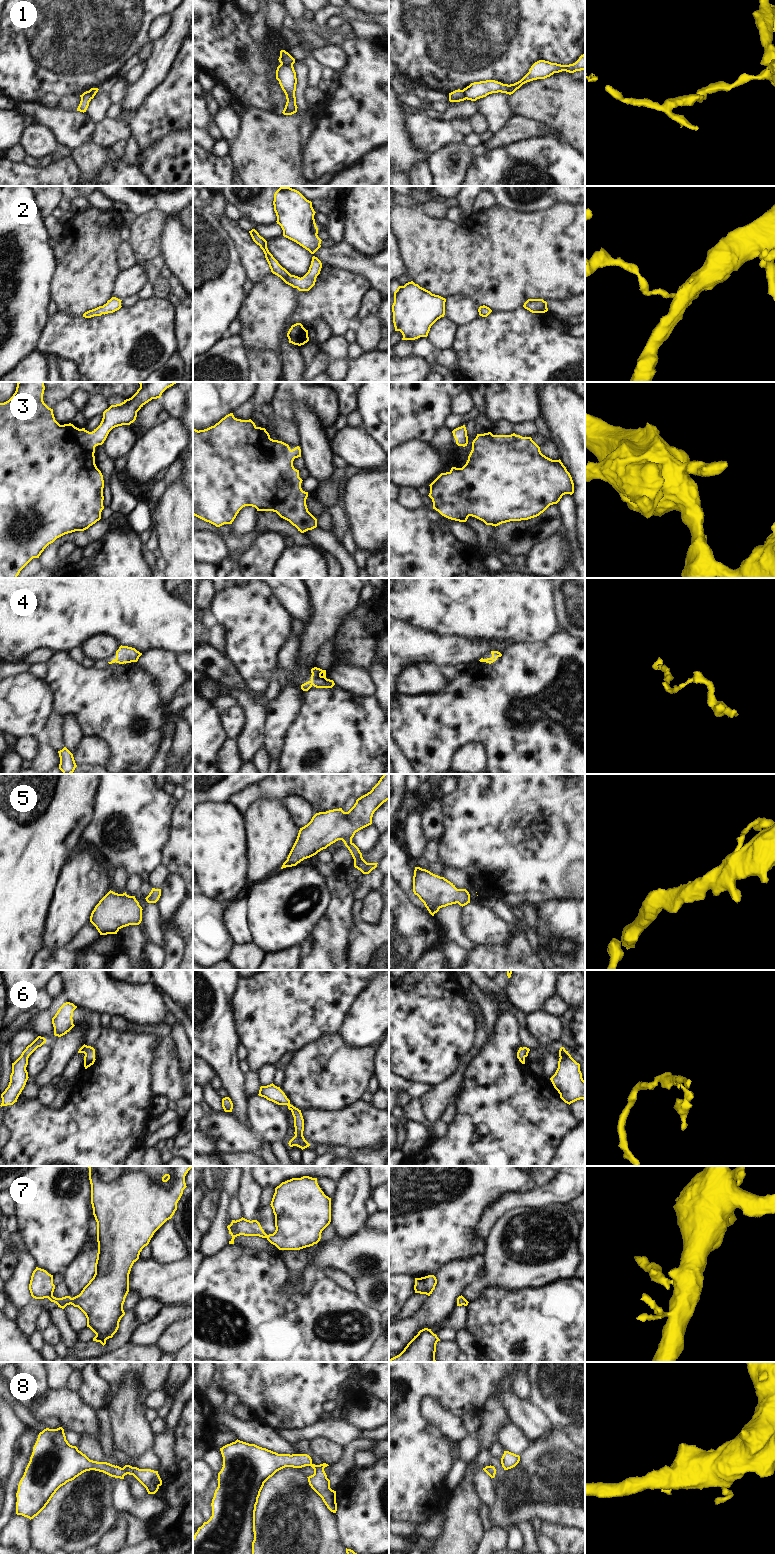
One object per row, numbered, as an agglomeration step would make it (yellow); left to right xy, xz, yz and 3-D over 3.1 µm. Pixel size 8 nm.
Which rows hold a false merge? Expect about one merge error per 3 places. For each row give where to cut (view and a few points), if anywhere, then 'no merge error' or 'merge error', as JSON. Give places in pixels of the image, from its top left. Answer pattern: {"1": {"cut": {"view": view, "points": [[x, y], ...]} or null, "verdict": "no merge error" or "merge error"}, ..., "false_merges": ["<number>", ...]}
{"1": {"cut": {"view": "xz", "points": [[281, 63], [292, 65]]}, "verdict": "merge error"}, "2": {"cut": null, "verdict": "no merge error"}, "3": {"cut": null, "verdict": "no merge error"}, "4": {"cut": null, "verdict": "no merge error"}, "5": {"cut": null, "verdict": "no merge error"}, "6": {"cut": null, "verdict": "no merge error"}, "7": {"cut": null, "verdict": "no merge error"}, "8": {"cut": null, "verdict": "no merge error"}, "false_merges": ["1"]}

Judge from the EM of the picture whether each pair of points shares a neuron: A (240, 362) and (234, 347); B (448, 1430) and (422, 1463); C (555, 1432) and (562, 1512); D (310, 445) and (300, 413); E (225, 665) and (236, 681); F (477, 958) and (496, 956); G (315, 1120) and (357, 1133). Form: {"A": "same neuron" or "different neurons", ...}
{"A": "same neuron", "B": "different neurons", "C": "same neuron", "D": "same neuron", "E": "same neuron", "F": "same neuron", "G": "same neuron"}

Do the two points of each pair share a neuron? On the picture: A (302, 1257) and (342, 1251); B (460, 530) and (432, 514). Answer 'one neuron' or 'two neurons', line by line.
A: one neuron
B: one neuron

